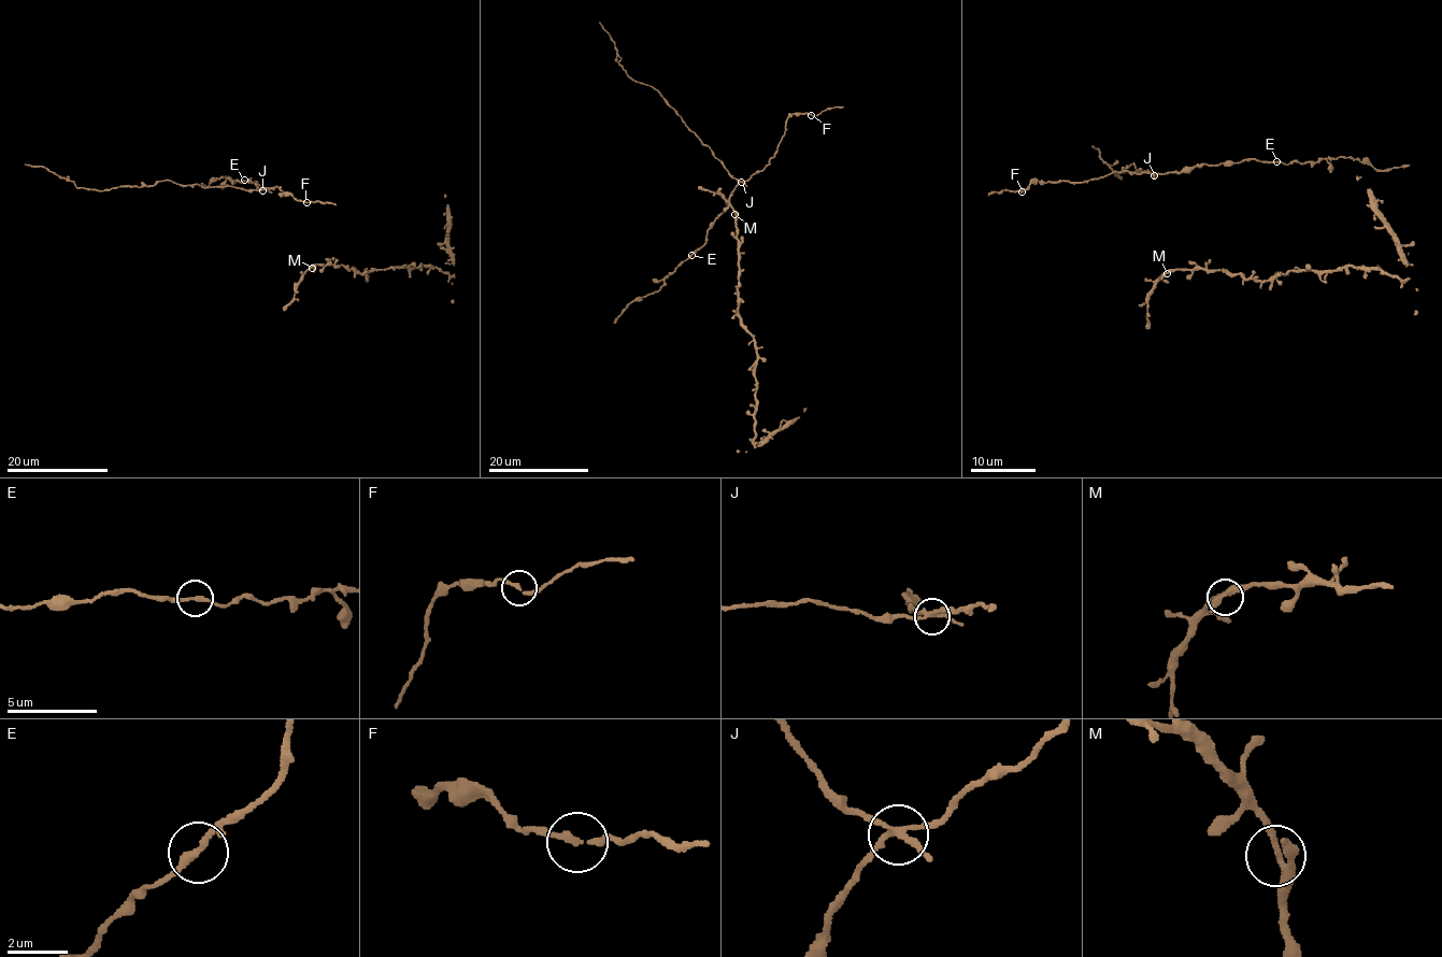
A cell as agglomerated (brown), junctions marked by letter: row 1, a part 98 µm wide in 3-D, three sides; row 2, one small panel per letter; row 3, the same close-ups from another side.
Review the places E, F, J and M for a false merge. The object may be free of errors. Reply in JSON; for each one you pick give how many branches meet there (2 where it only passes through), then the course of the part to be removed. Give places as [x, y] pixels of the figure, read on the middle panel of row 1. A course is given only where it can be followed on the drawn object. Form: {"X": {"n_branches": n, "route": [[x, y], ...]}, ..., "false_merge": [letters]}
{"J": {"n_branches": 4, "route": [[742, 182], [733, 179], [656, 89], [636, 82], [628, 74], [619, 63], [620, 57], [610, 37], [599, 23]]}, "false_merge": ["J"]}

